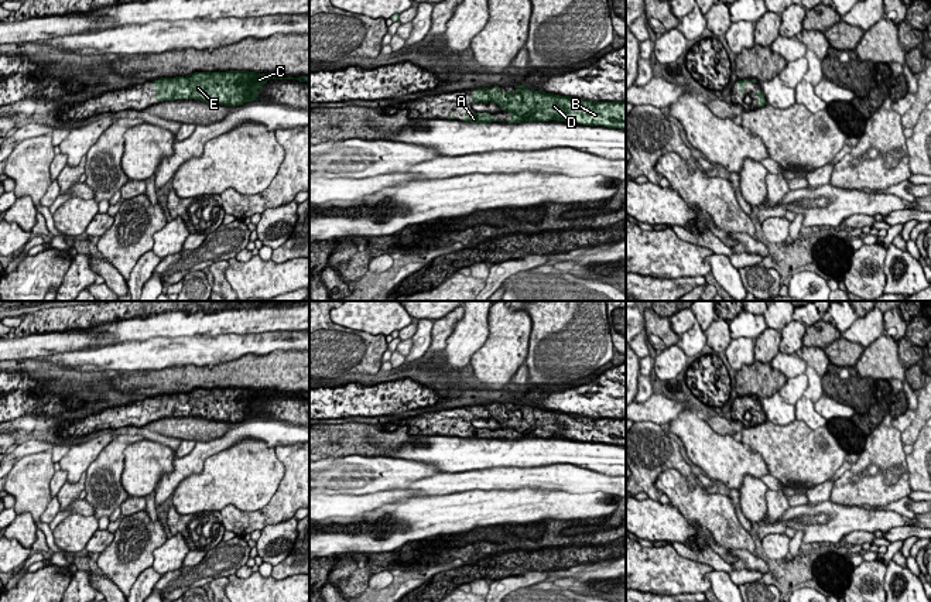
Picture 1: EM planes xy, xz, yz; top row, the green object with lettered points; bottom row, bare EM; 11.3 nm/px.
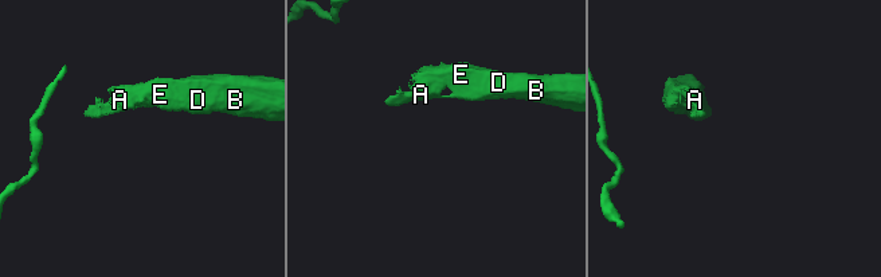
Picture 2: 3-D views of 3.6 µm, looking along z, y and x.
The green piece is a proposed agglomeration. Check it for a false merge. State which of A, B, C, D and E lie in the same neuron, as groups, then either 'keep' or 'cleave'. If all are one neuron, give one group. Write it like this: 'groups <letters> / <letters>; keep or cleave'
groups A B C D E; keep

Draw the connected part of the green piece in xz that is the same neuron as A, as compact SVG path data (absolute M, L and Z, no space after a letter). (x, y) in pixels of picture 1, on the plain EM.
M494 401L492 407L478 404L472 413L472 420L496 420L502 427L511 432L509 437L494 437L490 430L465 431L463 438L492 439L492 438L569 438L583 442L603 442L609 445L626 447L626 418L592 418L545 410L528 406L524 401L514 403L516 408L500 408Z

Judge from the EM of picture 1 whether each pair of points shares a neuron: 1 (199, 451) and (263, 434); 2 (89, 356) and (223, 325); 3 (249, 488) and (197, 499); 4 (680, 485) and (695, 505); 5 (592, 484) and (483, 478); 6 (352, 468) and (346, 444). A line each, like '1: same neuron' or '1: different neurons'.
1: same neuron
2: different neurons
3: same neuron
4: same neuron
5: same neuron
6: different neurons

